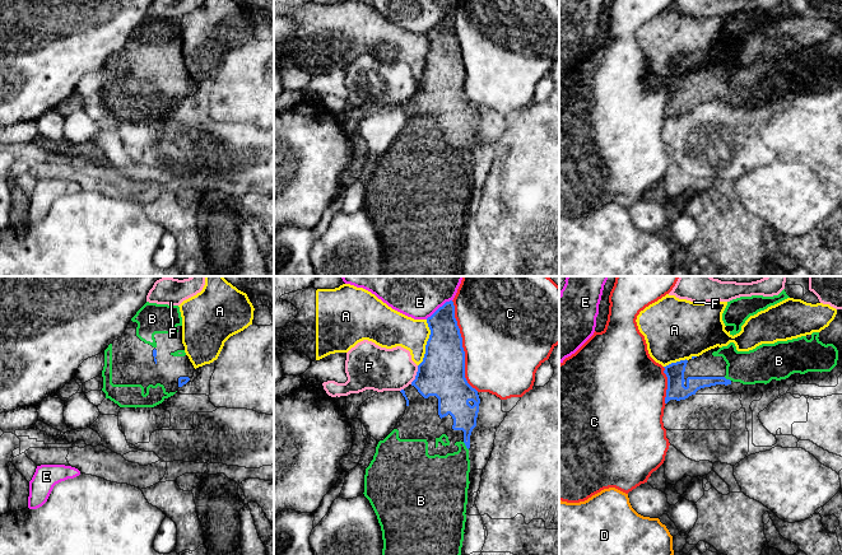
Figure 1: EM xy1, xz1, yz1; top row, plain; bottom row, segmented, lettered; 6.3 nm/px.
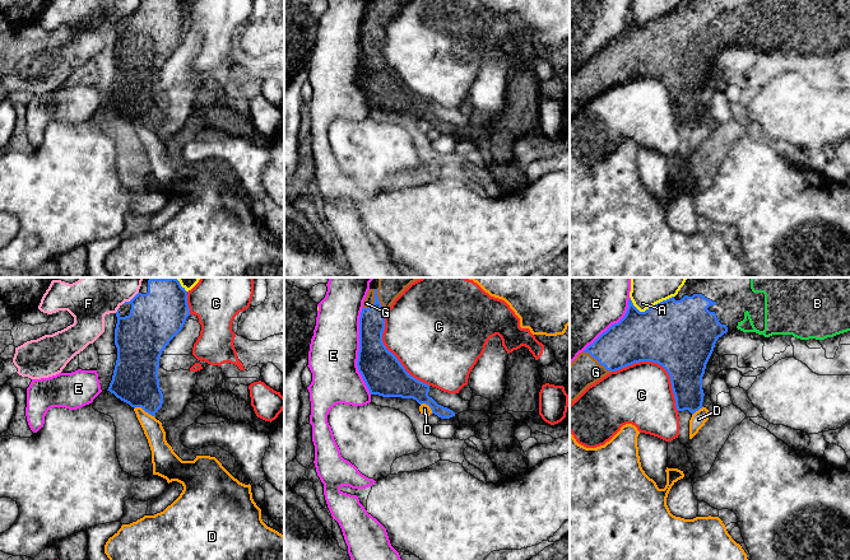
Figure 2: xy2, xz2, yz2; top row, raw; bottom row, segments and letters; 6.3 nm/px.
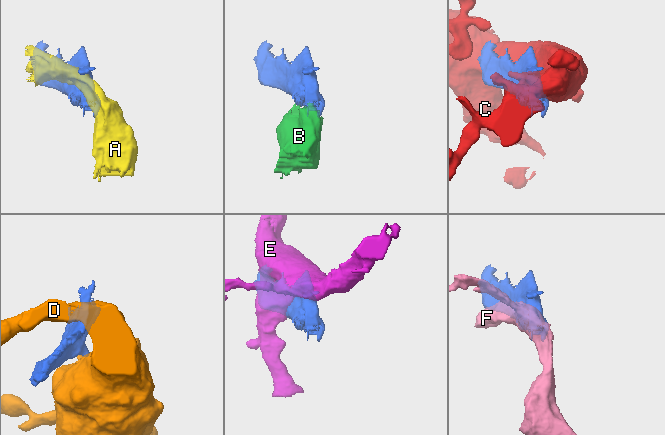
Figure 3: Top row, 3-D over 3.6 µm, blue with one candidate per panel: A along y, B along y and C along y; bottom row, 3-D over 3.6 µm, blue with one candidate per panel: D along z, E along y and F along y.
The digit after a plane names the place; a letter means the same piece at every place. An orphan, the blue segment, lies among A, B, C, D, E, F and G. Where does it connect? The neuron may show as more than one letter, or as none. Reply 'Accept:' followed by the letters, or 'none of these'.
Accept: B, G

